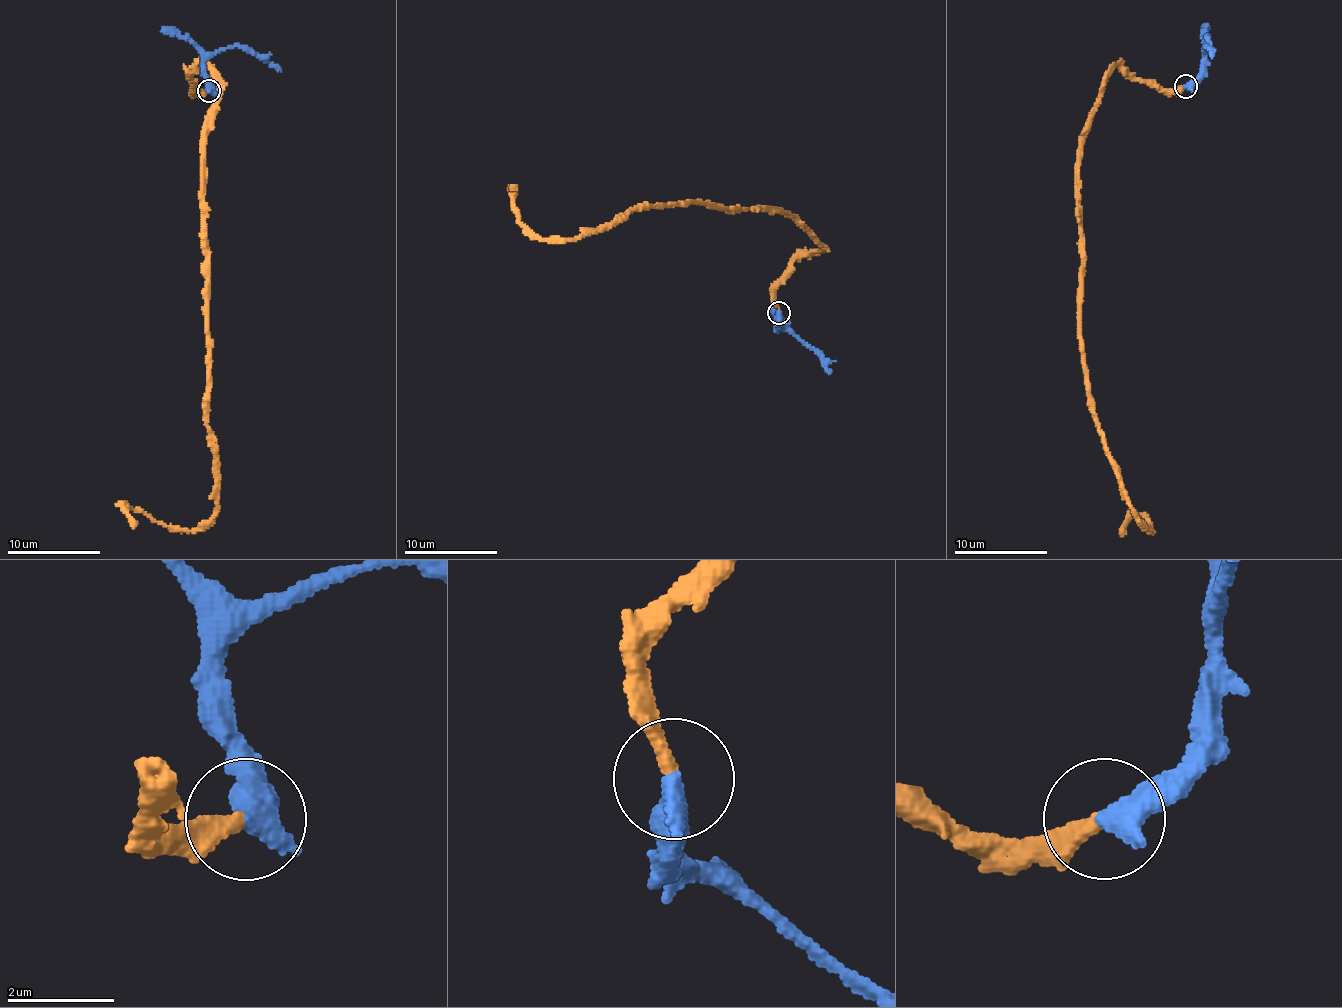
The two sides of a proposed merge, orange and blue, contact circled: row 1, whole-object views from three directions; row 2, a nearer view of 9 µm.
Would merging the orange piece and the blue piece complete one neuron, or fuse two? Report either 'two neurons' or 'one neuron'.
one neuron

